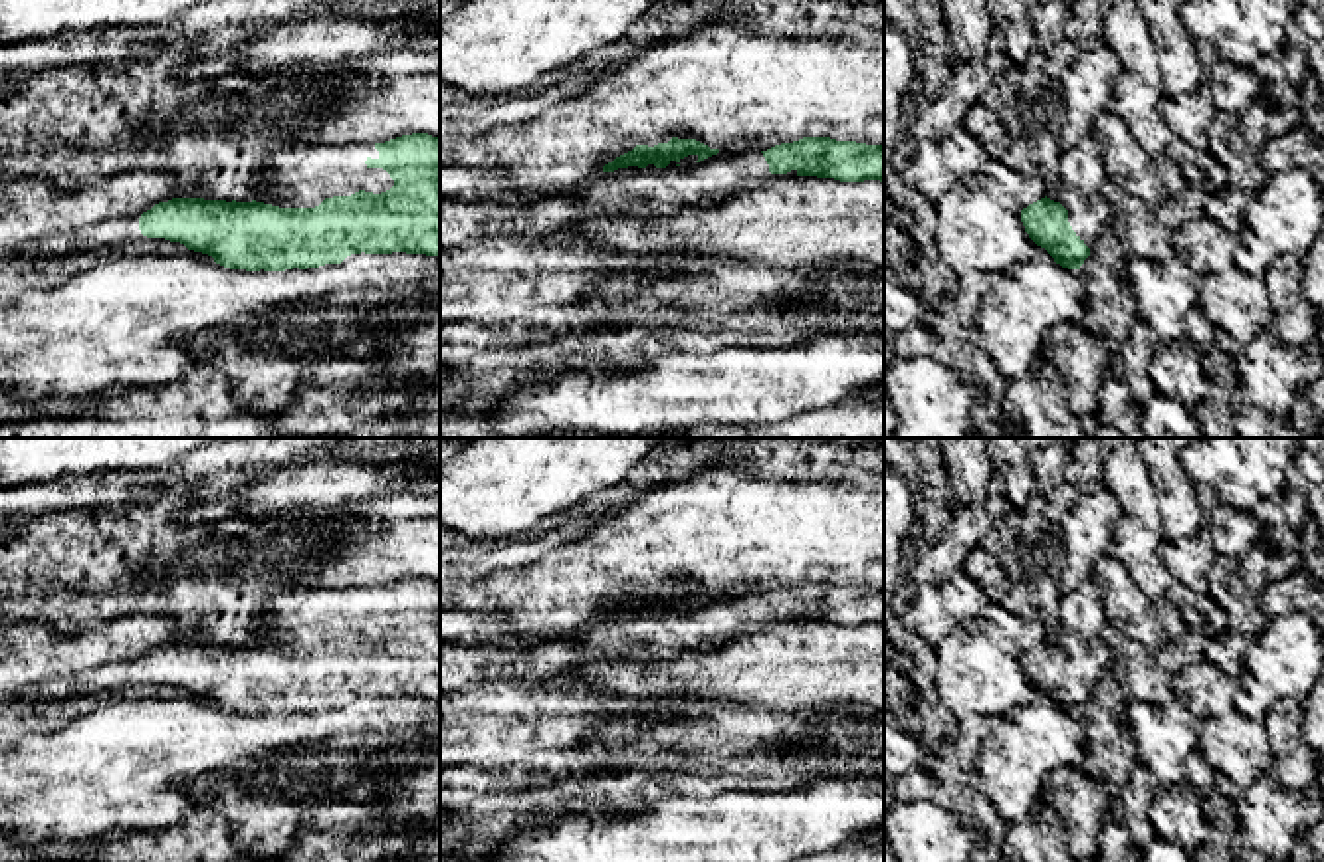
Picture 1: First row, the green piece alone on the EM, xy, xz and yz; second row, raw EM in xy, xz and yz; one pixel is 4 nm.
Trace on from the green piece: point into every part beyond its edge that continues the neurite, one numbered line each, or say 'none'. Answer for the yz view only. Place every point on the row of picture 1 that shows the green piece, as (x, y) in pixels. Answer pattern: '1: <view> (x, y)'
1: yz (1083, 173)

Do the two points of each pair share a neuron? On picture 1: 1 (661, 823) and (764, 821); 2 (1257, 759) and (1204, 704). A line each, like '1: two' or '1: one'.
1: one
2: one

